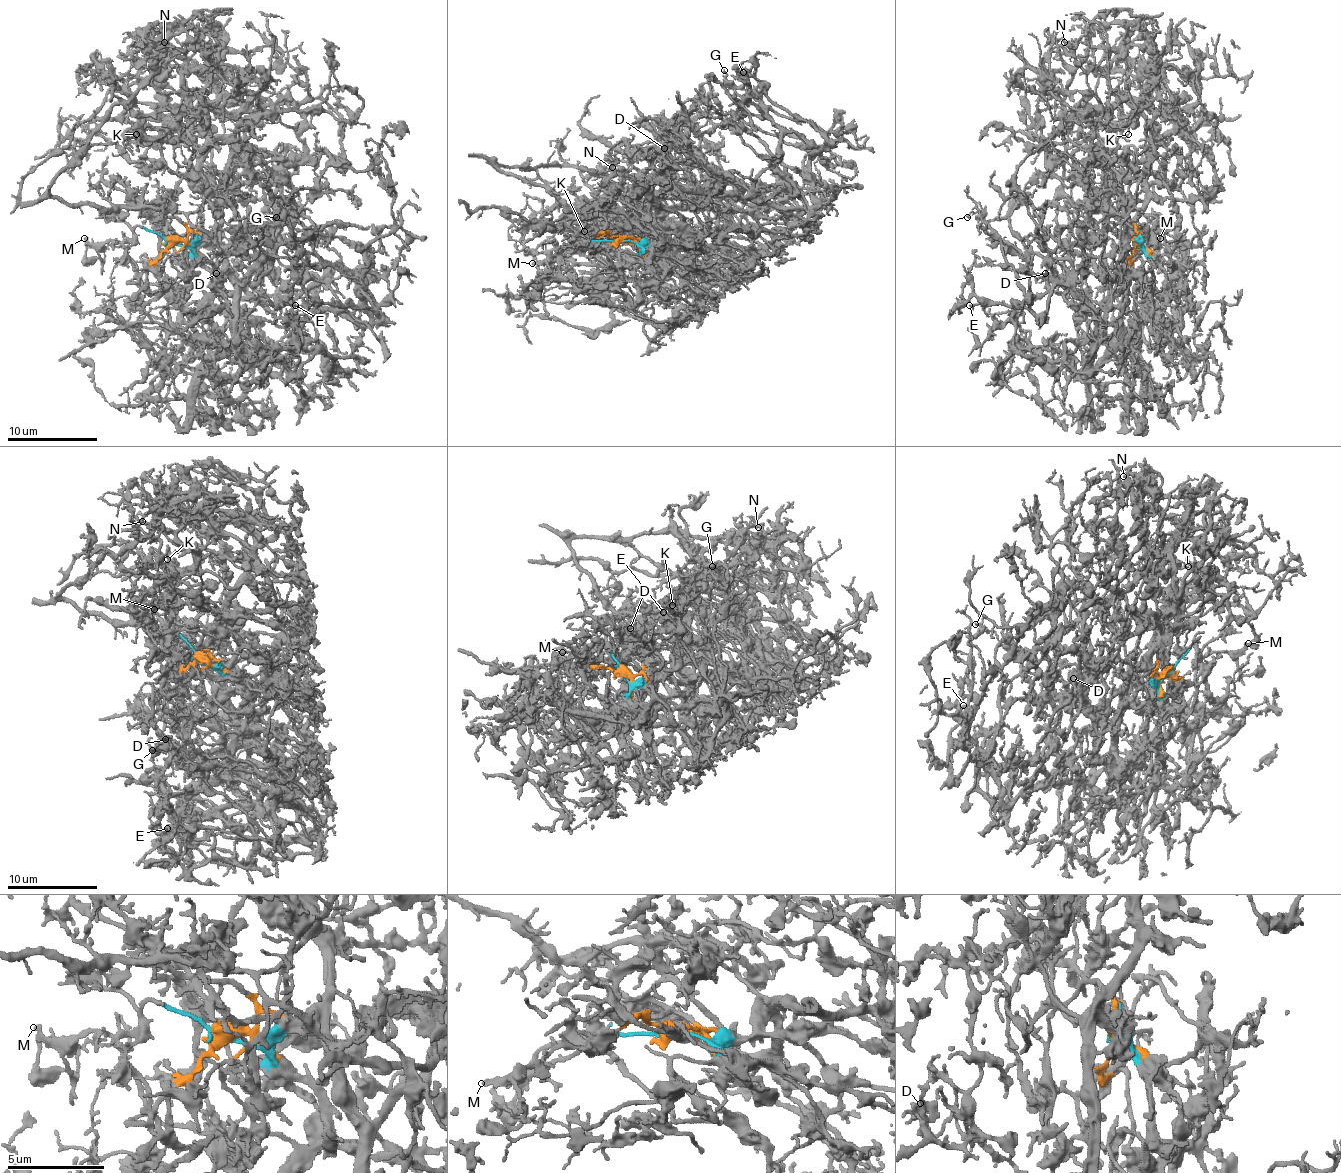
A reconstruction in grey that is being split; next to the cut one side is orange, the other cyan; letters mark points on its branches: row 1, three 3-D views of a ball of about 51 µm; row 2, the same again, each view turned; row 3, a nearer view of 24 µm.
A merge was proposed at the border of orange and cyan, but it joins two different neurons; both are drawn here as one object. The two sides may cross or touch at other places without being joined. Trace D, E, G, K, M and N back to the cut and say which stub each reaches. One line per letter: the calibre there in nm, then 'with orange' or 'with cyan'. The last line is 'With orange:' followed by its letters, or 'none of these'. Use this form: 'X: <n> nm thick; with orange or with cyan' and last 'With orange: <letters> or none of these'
D: 160 nm thick; with cyan
E: 180 nm thick; with cyan
G: 140 nm thick; with cyan
K: 110 nm thick; with orange
M: 220 nm thick; with cyan
N: 120 nm thick; with orange
With orange: K, N

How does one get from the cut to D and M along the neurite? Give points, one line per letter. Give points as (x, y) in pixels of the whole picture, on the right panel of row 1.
D: (1138, 242), (1127, 238), (1127, 283), (1120, 253), (1077, 253), (1064, 292), (1055, 292), (1046, 274)
M: (1138, 242), (1138, 226), (1143, 240), (1159, 242), (1161, 238)

